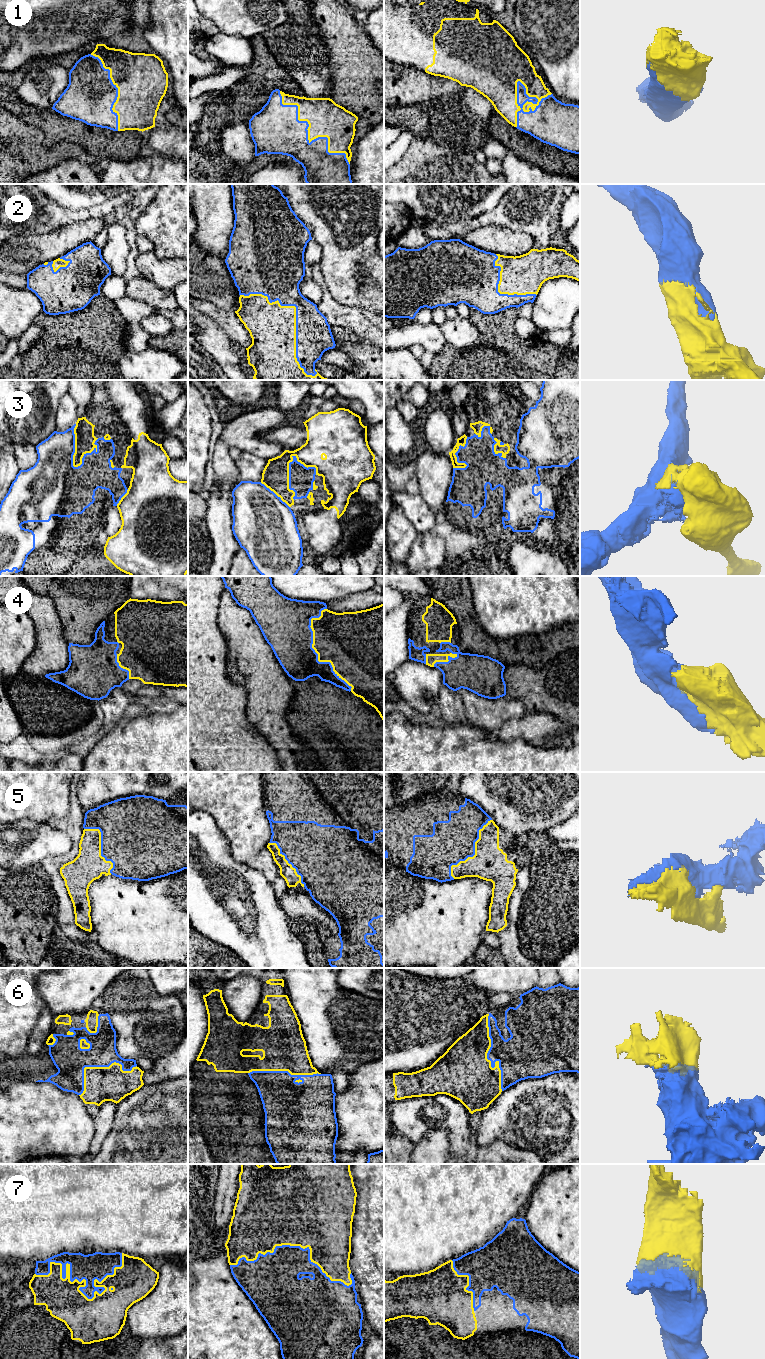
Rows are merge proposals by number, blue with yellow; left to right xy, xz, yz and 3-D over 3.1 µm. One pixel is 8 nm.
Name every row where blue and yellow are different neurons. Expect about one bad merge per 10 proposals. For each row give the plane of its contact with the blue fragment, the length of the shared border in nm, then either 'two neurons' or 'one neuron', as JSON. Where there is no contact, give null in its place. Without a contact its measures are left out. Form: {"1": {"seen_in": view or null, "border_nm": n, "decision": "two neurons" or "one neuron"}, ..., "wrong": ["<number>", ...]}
{"1": {"seen_in": "yz", "border_nm": 400, "decision": "one neuron"}, "2": {"seen_in": "xz", "border_nm": 900, "decision": "one neuron"}, "3": {"seen_in": "xy", "border_nm": 360, "decision": "two neurons"}, "4": {"seen_in": "xz", "border_nm": 700, "decision": "one neuron"}, "5": {"seen_in": "yz", "border_nm": 550, "decision": "one neuron"}, "6": {"seen_in": "yz", "border_nm": 650, "decision": "one neuron"}, "7": {"seen_in": "xy", "border_nm": 700, "decision": "one neuron"}, "wrong": ["3"]}

